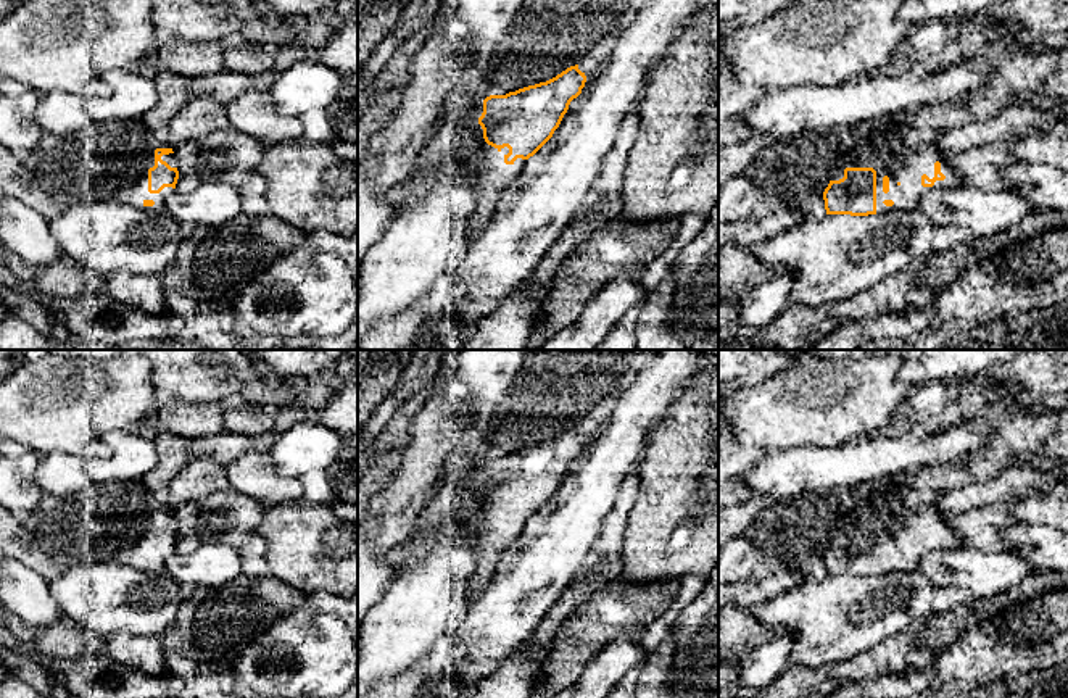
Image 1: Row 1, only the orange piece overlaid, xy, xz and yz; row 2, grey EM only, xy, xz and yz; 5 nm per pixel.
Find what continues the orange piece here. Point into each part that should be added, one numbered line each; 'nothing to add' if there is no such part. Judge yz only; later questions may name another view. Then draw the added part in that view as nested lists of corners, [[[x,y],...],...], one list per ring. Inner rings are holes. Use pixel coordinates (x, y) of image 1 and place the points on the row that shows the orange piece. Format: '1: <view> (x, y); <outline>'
1: yz (901, 152); [[[905,123],[865,129],[854,150],[834,169],[831,181],[842,179],[846,168],[876,171],[876,214],[896,210],[912,211],[929,192],[965,185],[929,135]],[[936,161],[941,163],[946,179],[936,181],[933,187],[923,187],[921,176],[933,179]]]

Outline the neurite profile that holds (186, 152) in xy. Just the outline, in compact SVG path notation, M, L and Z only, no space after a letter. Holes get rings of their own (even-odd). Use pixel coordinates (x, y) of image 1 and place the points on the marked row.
M185 140L182 143L176 143L172 145L172 152L176 155L179 171L176 190L184 193L195 190L203 182L198 168L198 140Z

